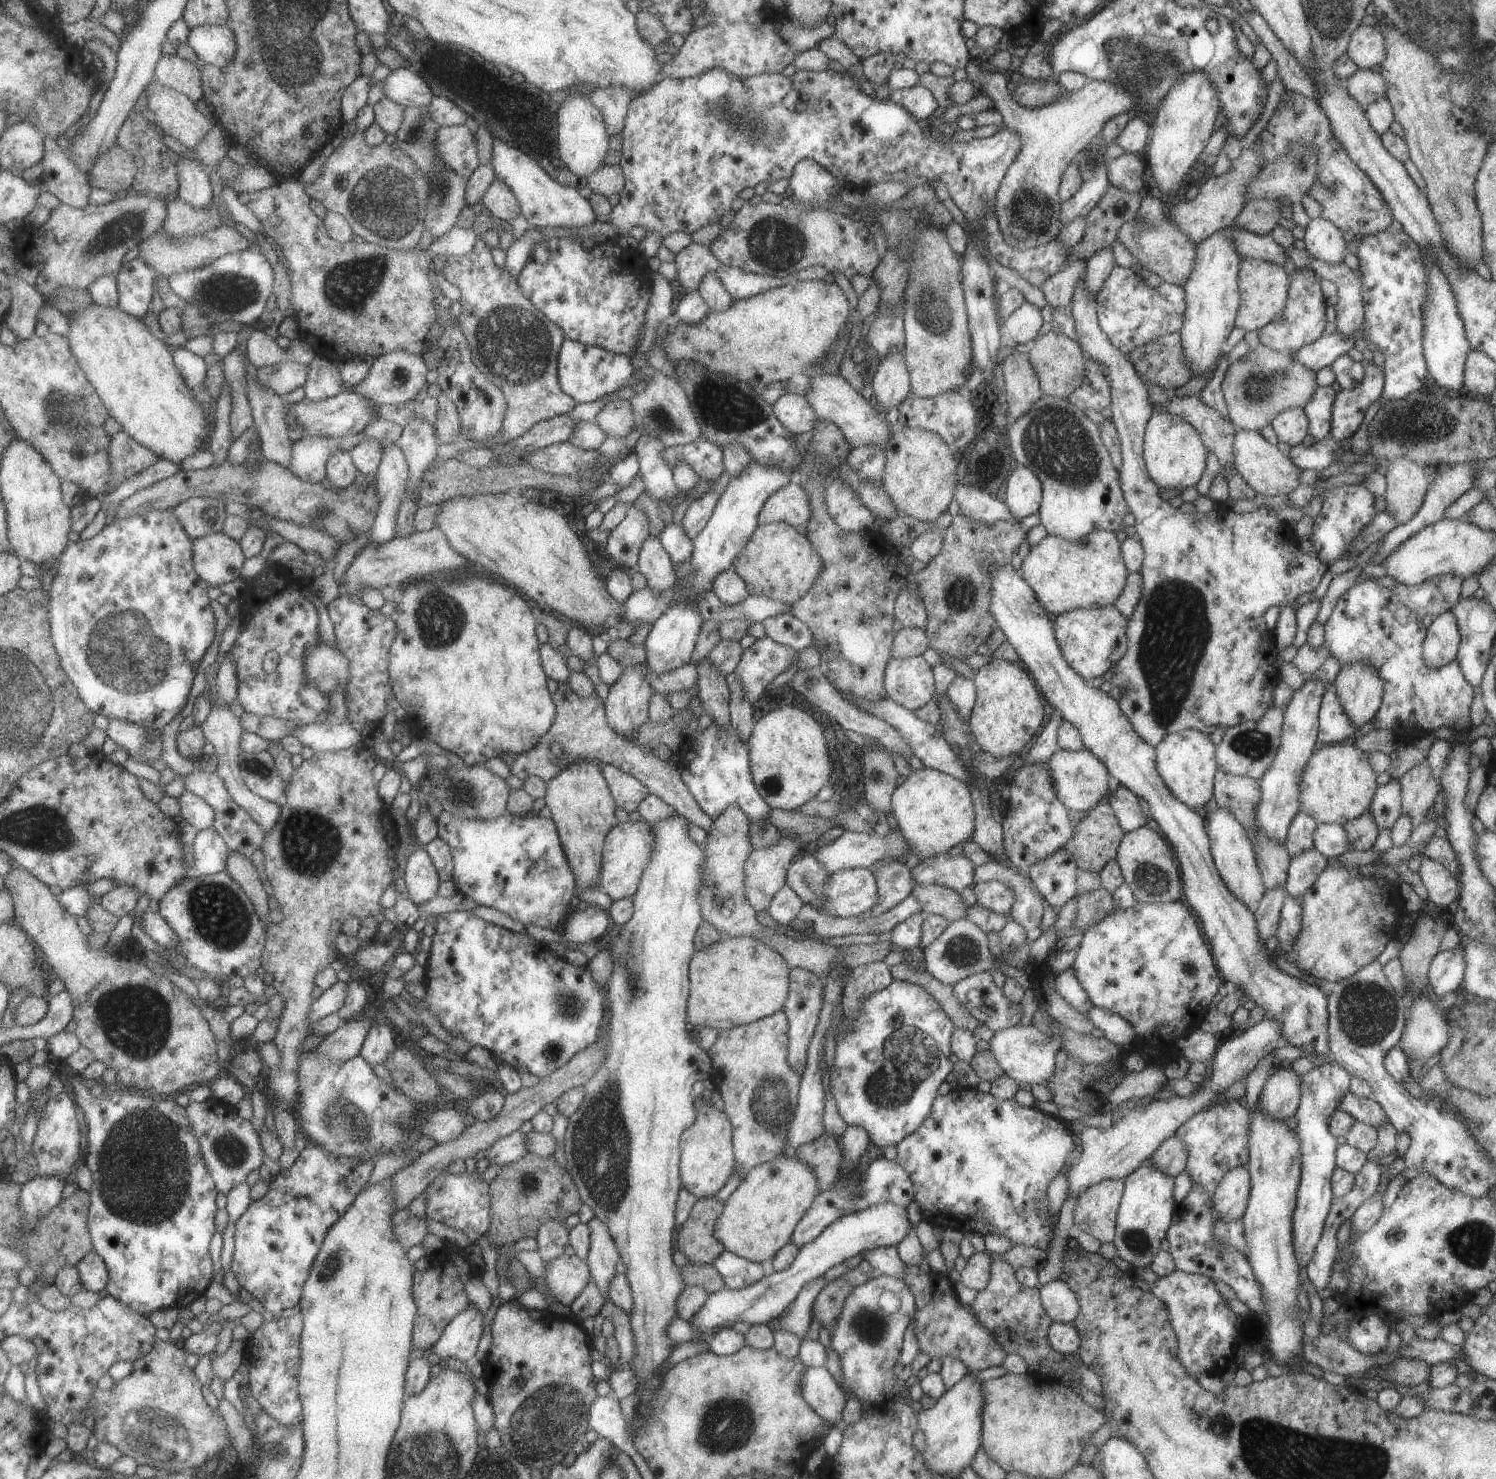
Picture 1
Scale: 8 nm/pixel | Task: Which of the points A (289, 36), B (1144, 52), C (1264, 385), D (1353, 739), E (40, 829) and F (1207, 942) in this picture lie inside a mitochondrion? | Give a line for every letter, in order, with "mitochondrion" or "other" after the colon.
A: mitochondrion
B: mitochondrion
C: mitochondrion
D: other
E: mitochondrion
F: other

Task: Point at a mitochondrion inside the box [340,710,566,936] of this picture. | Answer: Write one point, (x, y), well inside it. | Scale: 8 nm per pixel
(462, 794)

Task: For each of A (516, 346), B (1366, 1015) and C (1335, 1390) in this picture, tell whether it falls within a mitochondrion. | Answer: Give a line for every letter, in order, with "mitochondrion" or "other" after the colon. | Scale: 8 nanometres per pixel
A: mitochondrion
B: mitochondrion
C: other

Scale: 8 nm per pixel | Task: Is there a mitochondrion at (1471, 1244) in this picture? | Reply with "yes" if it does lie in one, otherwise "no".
yes

